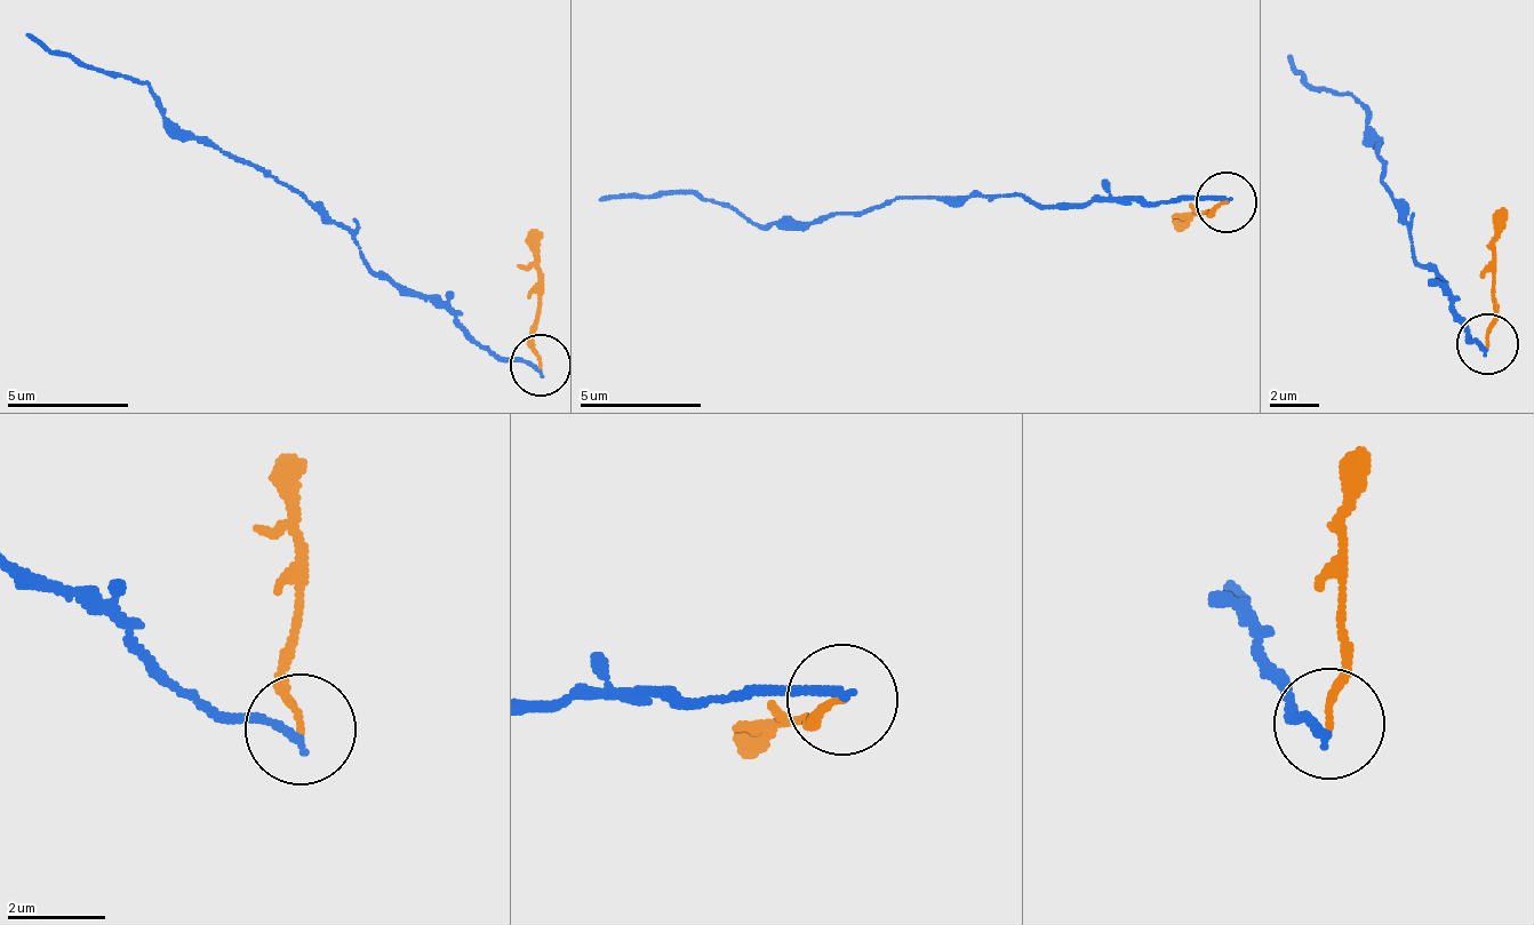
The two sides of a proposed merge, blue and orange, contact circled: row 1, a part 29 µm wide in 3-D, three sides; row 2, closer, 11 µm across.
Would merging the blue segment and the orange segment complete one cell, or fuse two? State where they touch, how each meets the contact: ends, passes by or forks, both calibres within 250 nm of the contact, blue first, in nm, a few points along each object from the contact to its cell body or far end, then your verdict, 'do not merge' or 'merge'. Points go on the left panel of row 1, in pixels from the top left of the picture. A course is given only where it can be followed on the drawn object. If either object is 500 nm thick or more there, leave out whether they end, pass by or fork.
at (540, 365); blue ends there; orange ends there; 160 nm thick on the blue side, 140 nm on the other; blue runs (538, 369), (488, 356), (442, 306), (378, 281), (348, 231), (279, 181), (197, 144), (151, 94), (28, 36); orange runs (538, 364), (536, 242), (526, 231); do not merge

